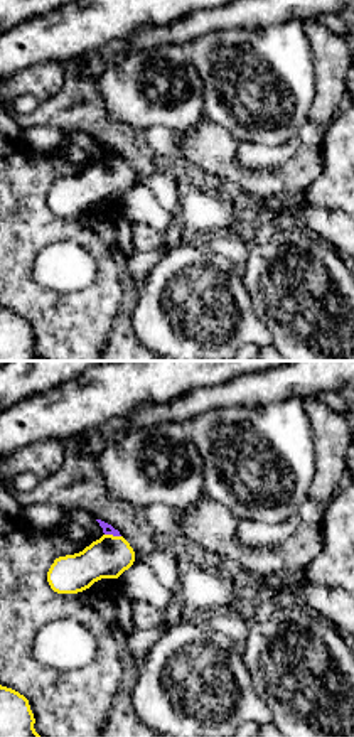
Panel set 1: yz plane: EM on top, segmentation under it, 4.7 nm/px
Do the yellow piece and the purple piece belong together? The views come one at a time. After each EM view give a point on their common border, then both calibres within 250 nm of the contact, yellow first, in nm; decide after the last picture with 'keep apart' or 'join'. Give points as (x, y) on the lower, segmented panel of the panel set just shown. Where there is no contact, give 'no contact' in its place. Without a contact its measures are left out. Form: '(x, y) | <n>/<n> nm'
(112, 535) | 200/50 nm

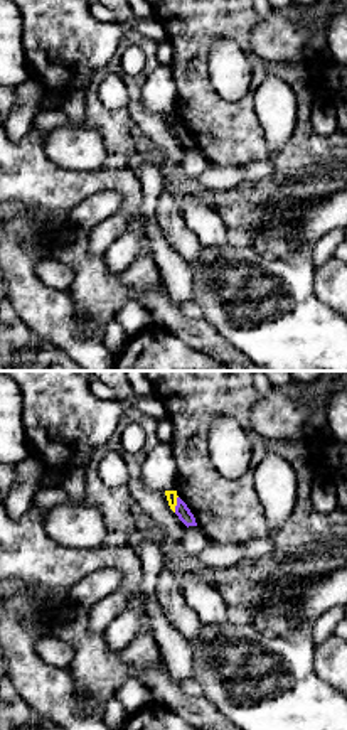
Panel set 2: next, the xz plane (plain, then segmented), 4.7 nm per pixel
(176, 504) | 50/70 nm

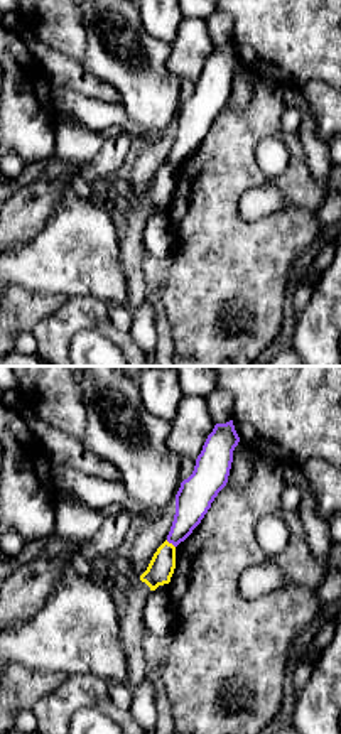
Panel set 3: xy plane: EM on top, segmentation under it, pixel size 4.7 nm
(171, 544) | 120/170 nm

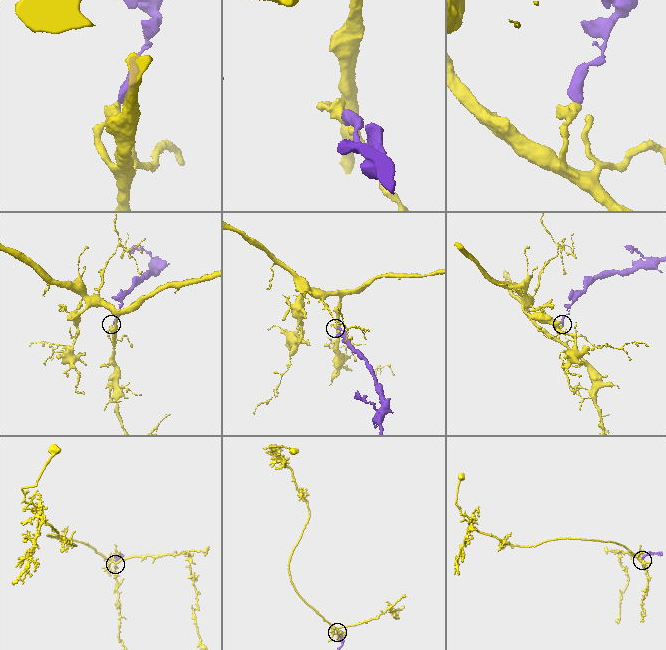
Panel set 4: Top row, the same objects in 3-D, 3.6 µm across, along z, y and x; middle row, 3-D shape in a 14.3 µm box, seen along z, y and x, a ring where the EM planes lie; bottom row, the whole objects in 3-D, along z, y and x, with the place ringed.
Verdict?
keep apart

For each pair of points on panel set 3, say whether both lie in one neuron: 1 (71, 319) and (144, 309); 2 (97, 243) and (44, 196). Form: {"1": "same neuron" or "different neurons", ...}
{"1": "different neurons", "2": "different neurons"}

